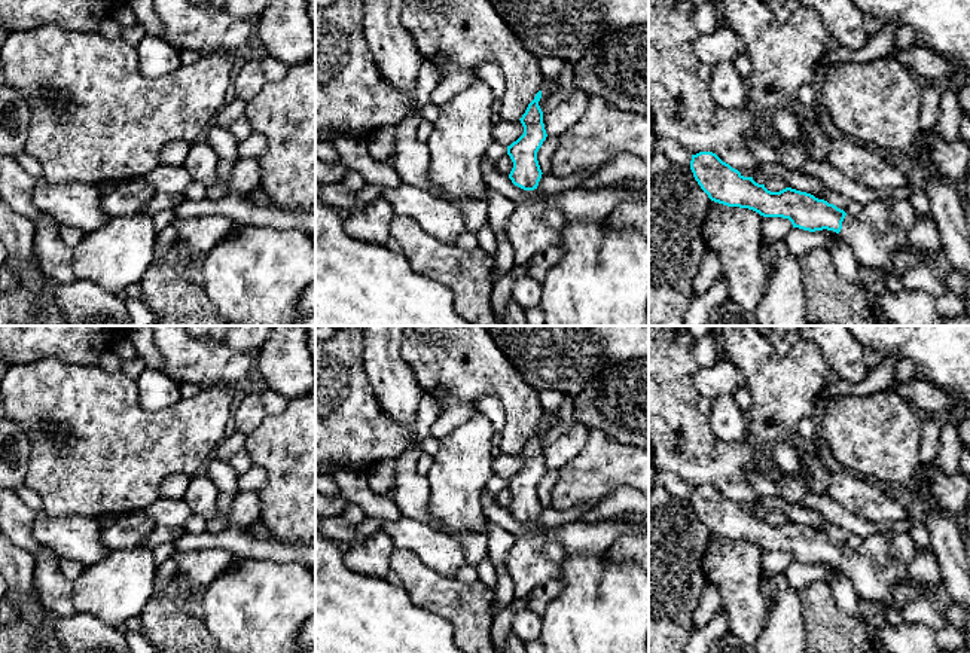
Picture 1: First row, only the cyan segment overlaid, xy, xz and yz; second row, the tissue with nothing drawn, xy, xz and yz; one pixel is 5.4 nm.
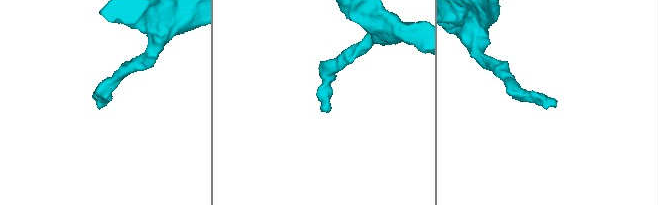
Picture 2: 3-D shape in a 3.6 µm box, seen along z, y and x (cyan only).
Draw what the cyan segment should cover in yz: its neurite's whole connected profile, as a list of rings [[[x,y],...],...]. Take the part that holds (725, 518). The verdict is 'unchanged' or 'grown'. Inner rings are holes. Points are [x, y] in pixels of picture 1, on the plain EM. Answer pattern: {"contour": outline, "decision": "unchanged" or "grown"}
{"contour": [[[713,485],[692,488],[690,503],[711,534],[748,541],[763,550],[788,552],[793,561],[809,565],[833,564],[864,599],[891,602],[896,586],[910,579],[909,564],[918,547],[908,533],[872,534],[852,550],[806,525],[791,521],[771,525]]], "decision": "grown"}

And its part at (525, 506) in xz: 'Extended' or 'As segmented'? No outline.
Extended

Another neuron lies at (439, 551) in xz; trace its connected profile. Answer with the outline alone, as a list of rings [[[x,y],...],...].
[[[402,516],[381,521],[378,530],[385,533],[396,549],[409,549],[436,573],[455,579],[457,571],[469,564],[463,544],[445,531],[428,524]]]

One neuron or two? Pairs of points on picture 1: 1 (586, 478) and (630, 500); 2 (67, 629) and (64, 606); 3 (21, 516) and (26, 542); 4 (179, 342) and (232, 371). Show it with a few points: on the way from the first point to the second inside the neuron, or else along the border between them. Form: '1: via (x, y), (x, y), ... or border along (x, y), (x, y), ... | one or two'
1: border along (633, 487), (619, 487), (604, 499) | two
2: border along (76, 612), (63, 619) | two
3: via (21, 522), (21, 536) | one
4: via (192, 354), (207, 363), (219, 365) | one

